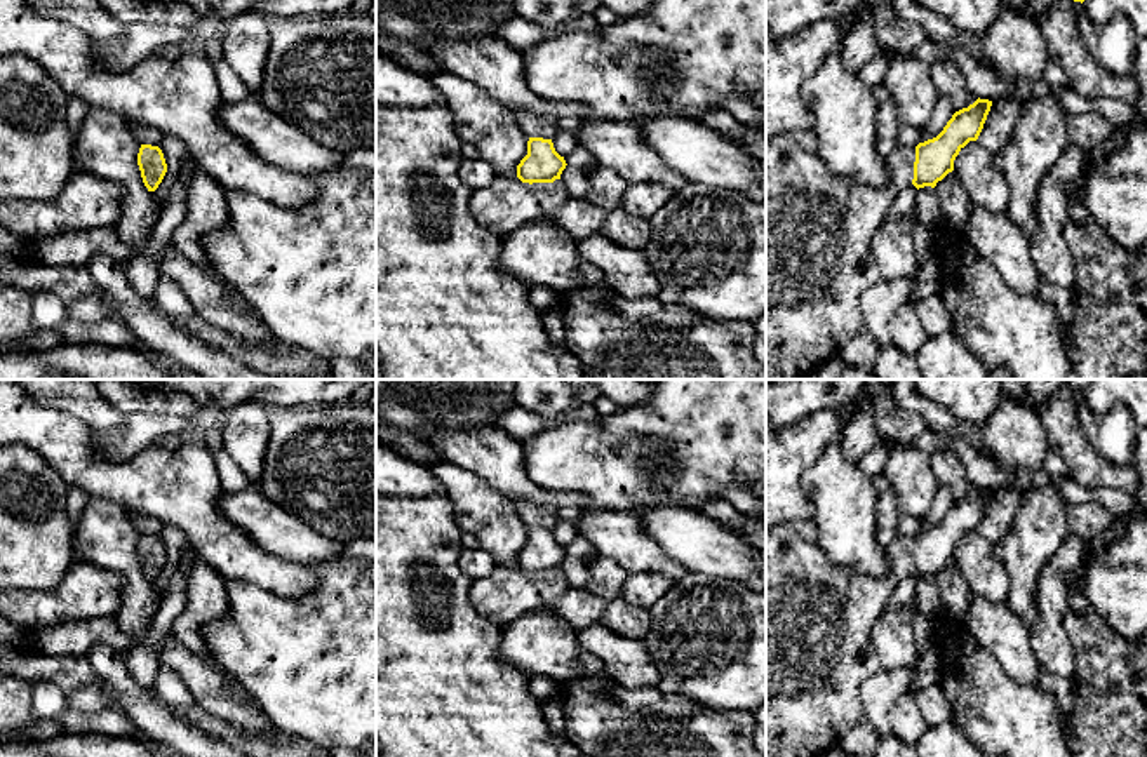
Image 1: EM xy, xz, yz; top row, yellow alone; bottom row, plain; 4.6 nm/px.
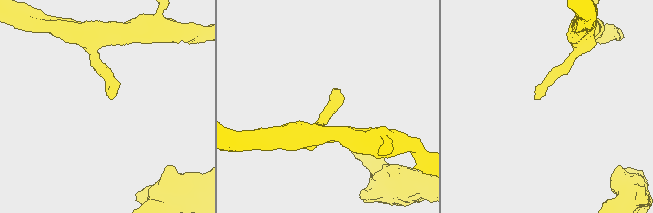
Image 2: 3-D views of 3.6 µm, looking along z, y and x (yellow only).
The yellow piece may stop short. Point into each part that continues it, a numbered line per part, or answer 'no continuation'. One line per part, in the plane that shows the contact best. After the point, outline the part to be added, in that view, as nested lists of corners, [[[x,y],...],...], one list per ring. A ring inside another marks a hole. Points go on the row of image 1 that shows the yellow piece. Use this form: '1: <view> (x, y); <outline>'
1: yz (818, 225); [[[794,134],[766,141],[766,379],[808,379],[813,371],[839,355],[842,346],[865,331],[862,294],[881,282],[870,242],[900,191],[912,184],[916,148],[898,146],[888,158],[882,188],[832,174],[816,153],[804,151]]]

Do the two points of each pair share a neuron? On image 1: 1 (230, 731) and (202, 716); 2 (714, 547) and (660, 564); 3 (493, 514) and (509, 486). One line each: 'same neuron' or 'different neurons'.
1: same neuron
2: different neurons
3: different neurons

